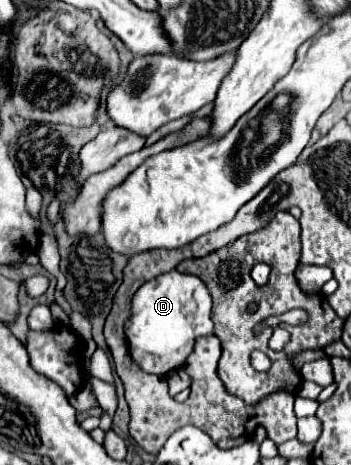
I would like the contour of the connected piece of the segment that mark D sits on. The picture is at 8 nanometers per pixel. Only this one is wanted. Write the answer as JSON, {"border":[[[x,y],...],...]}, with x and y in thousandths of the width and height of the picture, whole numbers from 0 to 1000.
{"border":[[[504,581],[470,585],[425,606],[413,606],[385,637],[373,641],[373,684],[356,692],[356,723],[368,735],[368,761],[402,796],[447,809],[476,809],[476,800],[493,800],[516,791],[533,774],[533,766],[556,748],[556,731],[573,723],[607,718],[607,692],[601,692],[601,637],[590,615],[573,606],[573,598],[550,589],[516,589]]]}

